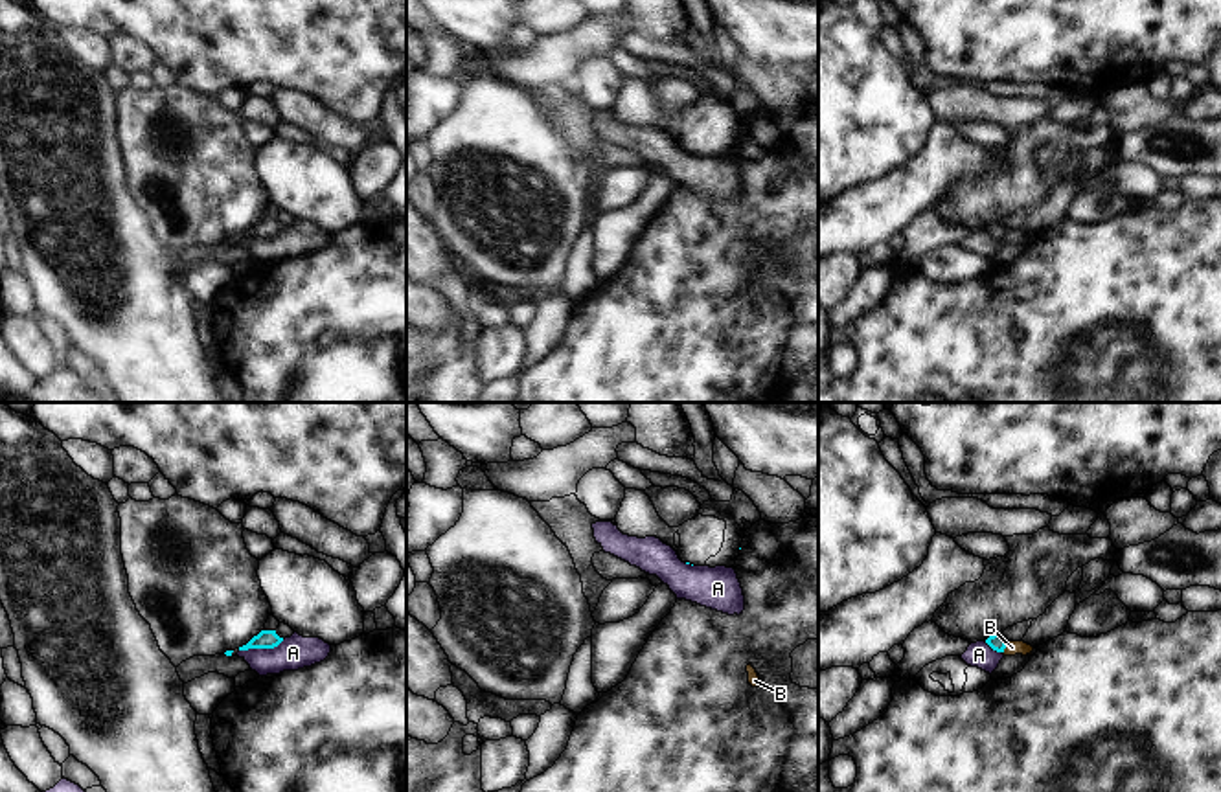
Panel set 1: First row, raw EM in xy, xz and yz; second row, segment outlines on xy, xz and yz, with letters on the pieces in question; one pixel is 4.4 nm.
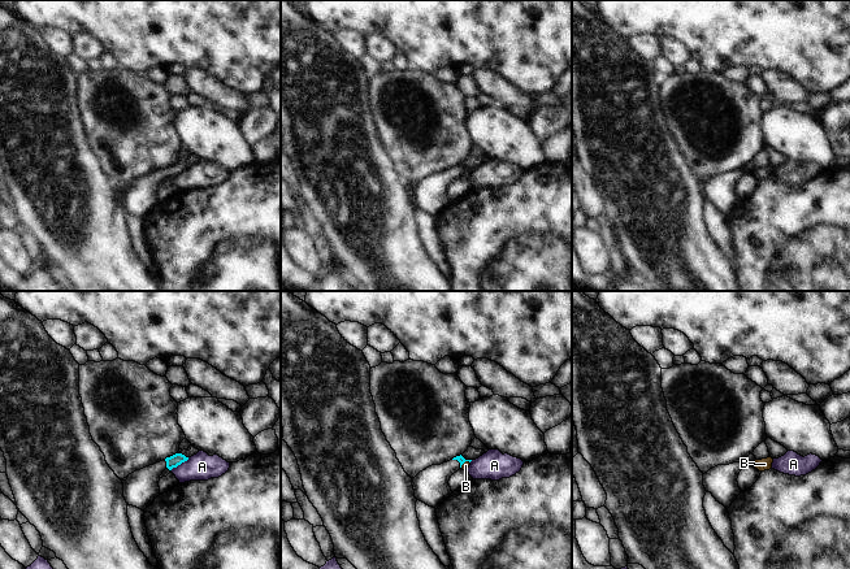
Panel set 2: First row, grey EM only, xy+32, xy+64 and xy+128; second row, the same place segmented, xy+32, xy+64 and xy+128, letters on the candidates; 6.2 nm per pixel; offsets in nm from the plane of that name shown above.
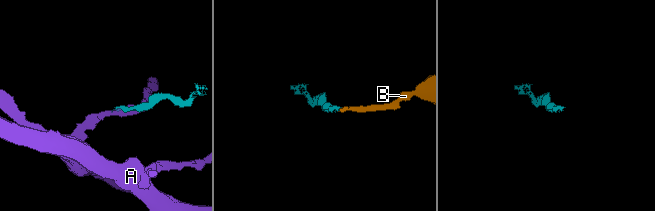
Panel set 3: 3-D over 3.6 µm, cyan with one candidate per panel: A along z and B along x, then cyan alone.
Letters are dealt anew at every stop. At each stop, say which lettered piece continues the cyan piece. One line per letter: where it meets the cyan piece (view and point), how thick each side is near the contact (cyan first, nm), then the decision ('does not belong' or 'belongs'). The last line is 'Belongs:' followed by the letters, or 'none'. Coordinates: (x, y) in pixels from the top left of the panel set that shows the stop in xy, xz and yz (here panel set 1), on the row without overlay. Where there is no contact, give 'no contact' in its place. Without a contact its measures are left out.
A: meets cyan in xy at (262, 236); 80 nm thick on the cyan side, 150 nm on the other; does not belong
B: meets cyan in yz at (1004, 236); 80 nm thick on the cyan side, 60 nm on the other; does not belong
Belongs: none

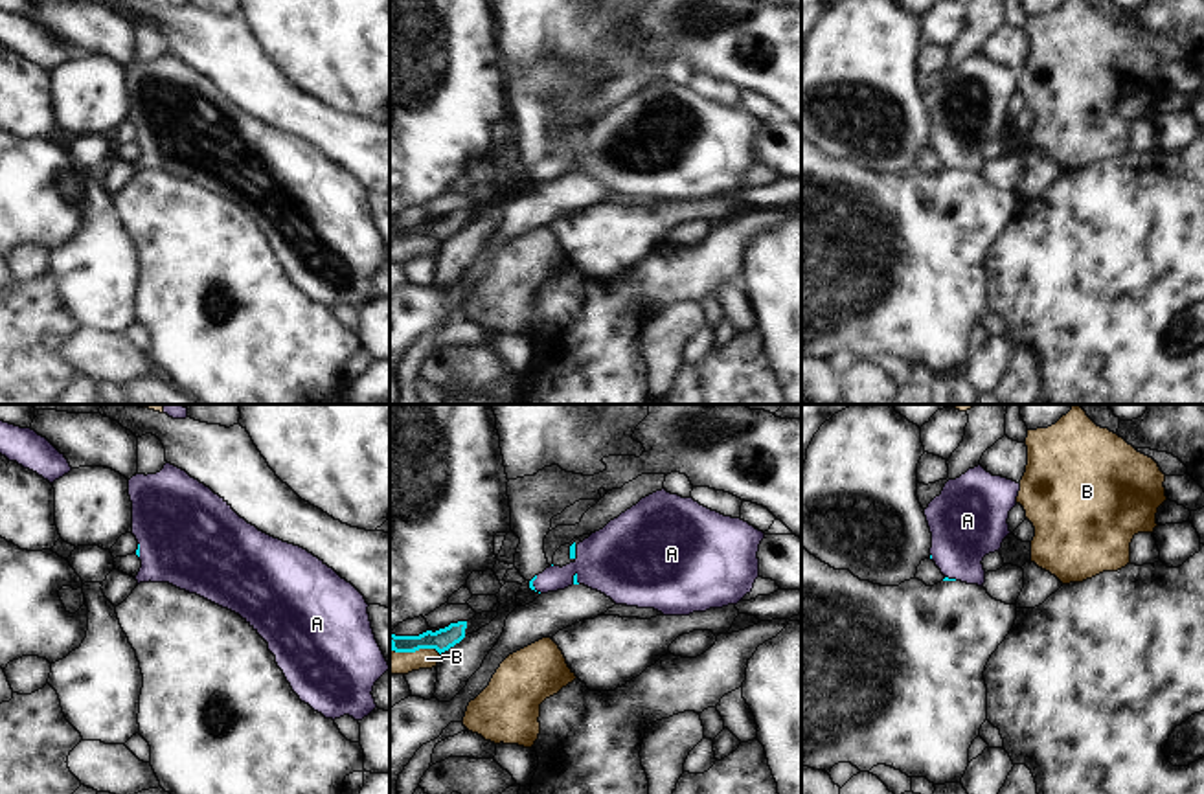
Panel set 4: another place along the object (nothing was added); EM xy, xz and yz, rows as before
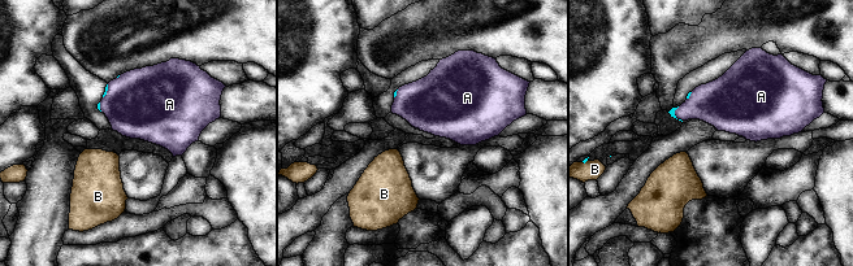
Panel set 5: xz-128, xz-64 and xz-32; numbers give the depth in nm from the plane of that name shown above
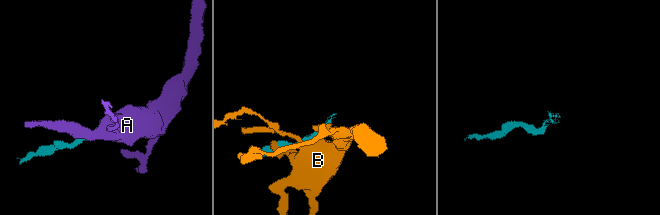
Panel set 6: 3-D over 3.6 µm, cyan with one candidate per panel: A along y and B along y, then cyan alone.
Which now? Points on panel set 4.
A: meets cyan in xz at (576, 166); 20 nm thick on the cyan side, 360 nm on the other; belongs
B: meets cyan in xz at (416, 238); 100 nm thick on the cyan side, 100 nm on the other; does not belong
Belongs: A

